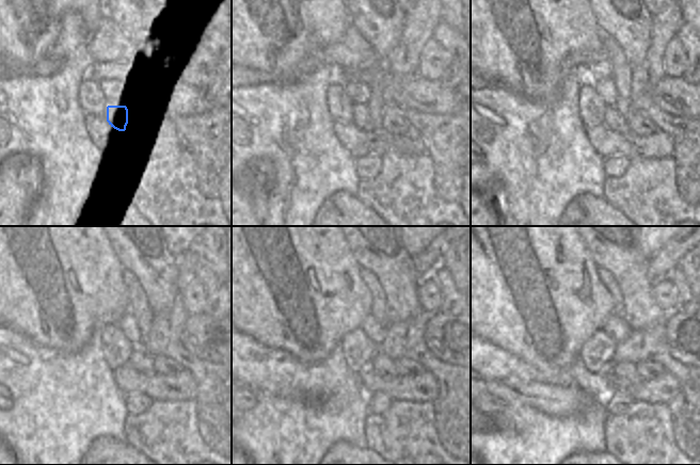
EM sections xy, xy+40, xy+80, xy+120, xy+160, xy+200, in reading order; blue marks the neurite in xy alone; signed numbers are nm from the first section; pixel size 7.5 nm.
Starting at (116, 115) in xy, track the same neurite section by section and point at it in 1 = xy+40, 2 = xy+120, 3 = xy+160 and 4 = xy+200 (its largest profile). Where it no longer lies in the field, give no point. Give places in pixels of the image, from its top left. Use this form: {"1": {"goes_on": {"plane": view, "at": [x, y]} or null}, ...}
{"1": {"goes_on": {"plane": "xy+40", "at": [361, 118]}}, "2": {"goes_on": {"plane": "xy+120", "at": [140, 361]}}, "3": {"goes_on": {"plane": "xy+160", "at": [383, 366]}}, "4": {"goes_on": {"plane": "xy+200", "at": [623, 373]}}}

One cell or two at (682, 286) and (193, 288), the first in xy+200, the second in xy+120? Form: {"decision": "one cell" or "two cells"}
{"decision": "two cells"}

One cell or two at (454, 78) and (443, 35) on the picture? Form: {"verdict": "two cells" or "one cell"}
{"verdict": "one cell"}

